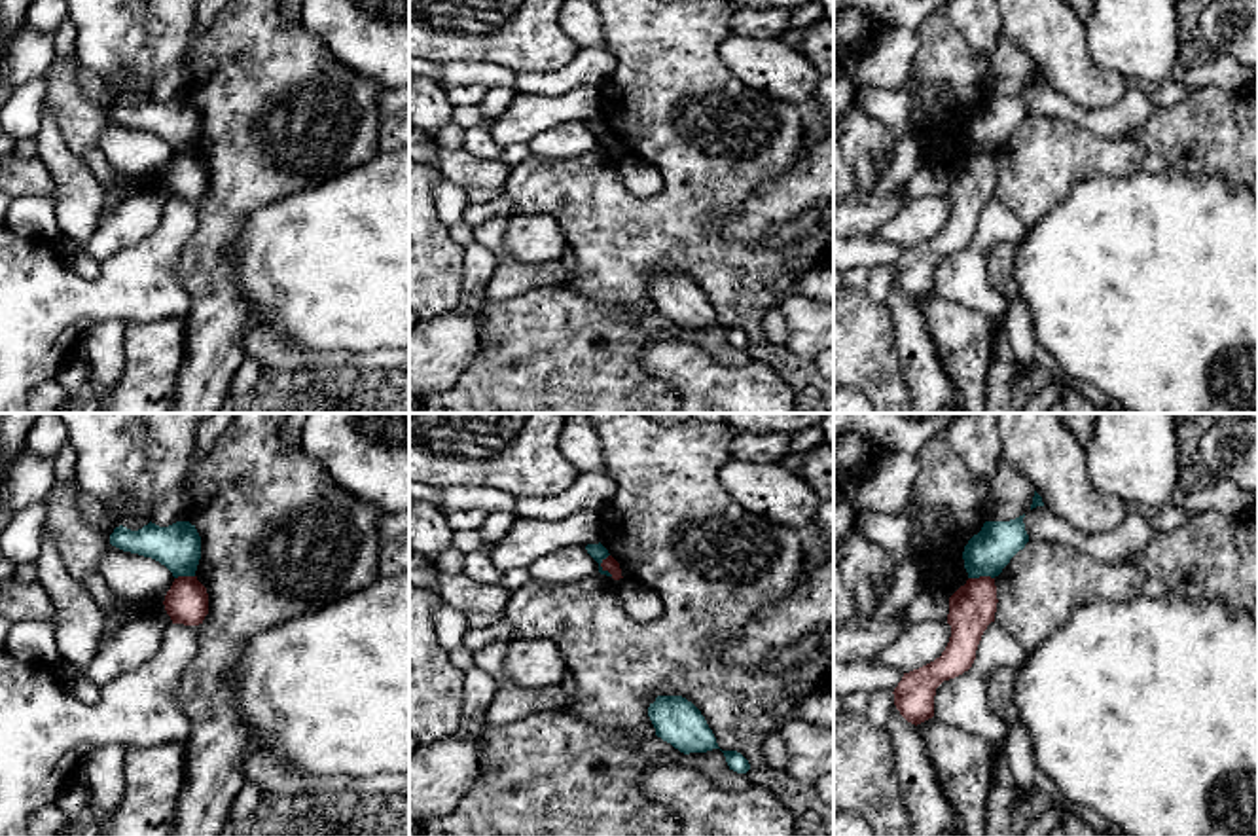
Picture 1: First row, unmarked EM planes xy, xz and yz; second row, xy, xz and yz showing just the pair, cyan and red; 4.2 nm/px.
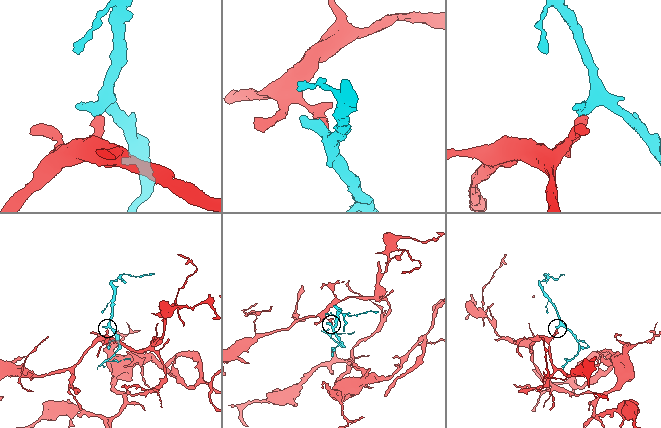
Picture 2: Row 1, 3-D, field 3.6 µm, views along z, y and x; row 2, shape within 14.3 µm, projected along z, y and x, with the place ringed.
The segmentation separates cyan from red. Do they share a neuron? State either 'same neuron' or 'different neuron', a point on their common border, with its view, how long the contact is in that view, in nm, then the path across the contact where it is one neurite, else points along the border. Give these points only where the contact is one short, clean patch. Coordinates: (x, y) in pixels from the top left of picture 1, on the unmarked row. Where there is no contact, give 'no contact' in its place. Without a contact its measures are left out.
different neuron; meets cyan in xz at (599, 141); contact 100 nm long; border along xz (609, 129), (601, 141), (612, 150)

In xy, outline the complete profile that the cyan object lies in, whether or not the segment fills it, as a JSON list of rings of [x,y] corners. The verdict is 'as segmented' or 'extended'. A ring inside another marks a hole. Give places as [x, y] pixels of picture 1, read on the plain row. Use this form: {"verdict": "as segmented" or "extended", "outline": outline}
{"verdict": "as segmented", "outline": [[[150,97],[138,106],[119,100],[110,110],[110,119],[159,136],[174,154],[195,152],[201,135],[201,112],[189,97],[176,97],[169,102]]]}

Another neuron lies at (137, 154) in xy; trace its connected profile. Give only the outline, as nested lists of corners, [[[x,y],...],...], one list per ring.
[[[100,76],[100,85],[106,89],[110,102],[100,106],[106,116],[106,125],[99,148],[110,161],[112,169],[131,178],[146,178],[165,173],[174,157],[172,148],[165,140],[110,119],[114,104],[125,99],[125,83]]]

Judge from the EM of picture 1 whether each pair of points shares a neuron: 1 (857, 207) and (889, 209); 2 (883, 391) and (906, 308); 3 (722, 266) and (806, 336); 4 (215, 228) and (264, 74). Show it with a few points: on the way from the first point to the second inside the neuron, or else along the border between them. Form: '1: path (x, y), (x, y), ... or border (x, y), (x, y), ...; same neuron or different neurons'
1: path (864, 209), (881, 209); same neuron
2: border (883, 304), (891, 315), (895, 355), (908, 389); different neurons
3: border (794, 290), (777, 306); different neurons
4: path (235, 190), (245, 175), (245, 127), (254, 112); same neuron

